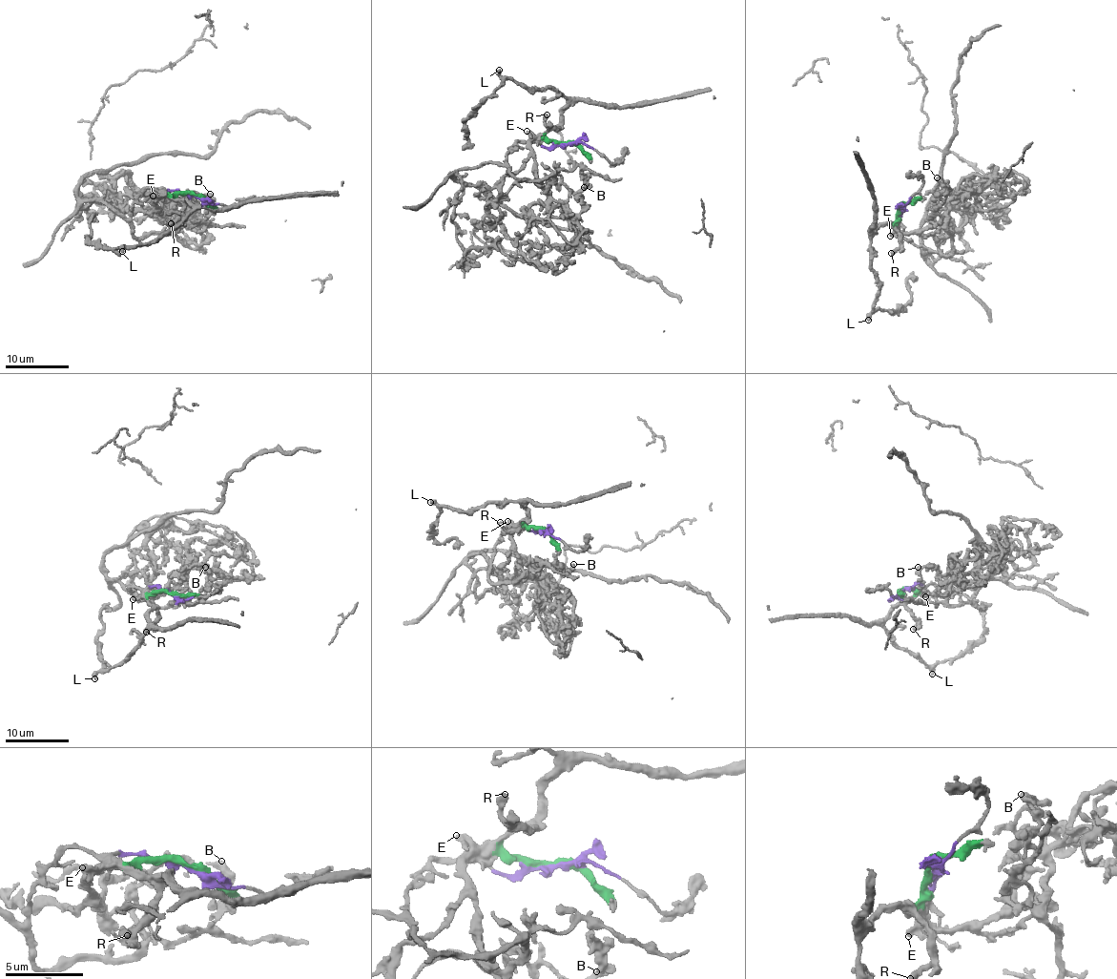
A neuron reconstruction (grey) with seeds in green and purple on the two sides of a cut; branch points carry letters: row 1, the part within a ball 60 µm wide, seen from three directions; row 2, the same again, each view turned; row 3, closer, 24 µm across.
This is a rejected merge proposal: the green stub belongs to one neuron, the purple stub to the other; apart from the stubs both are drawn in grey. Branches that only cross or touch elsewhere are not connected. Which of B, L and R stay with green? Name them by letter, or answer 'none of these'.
L, R

